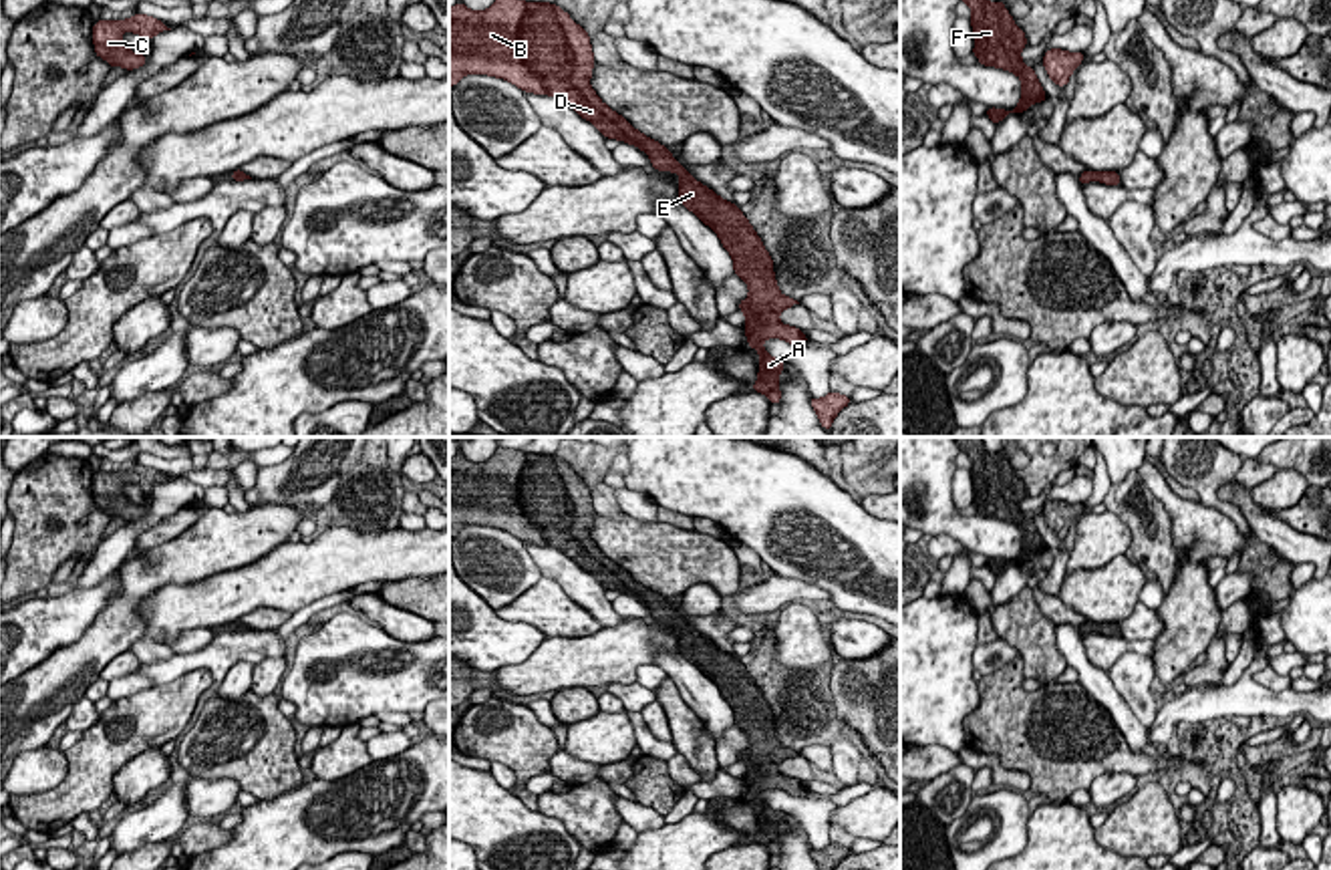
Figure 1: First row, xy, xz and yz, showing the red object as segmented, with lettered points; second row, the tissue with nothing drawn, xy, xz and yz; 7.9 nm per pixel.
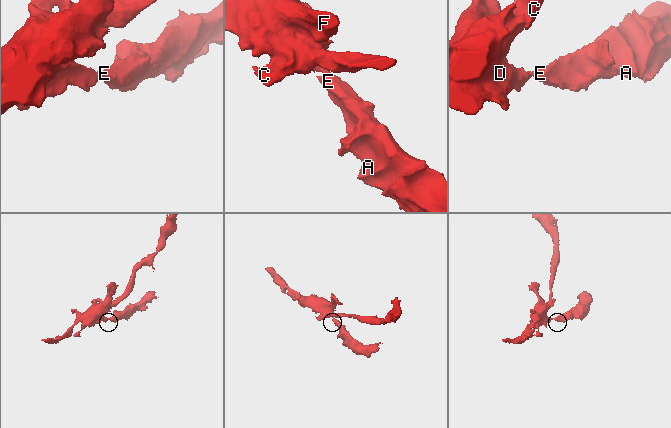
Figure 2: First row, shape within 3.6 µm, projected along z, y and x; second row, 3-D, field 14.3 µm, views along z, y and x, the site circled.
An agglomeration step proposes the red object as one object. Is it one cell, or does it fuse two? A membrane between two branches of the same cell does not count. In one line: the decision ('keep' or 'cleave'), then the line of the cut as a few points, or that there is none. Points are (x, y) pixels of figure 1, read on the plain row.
keep | no cut

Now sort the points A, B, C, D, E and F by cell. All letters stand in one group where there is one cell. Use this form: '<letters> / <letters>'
A B C D E F

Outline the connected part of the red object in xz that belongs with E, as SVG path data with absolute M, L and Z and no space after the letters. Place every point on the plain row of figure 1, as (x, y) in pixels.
M497 447L481 463L463 453L449 459L449 538L465 526L503 530L524 544L550 546L596 576L606 590L618 590L642 600L658 622L679 626L679 650L721 691L733 709L733 723L747 733L749 747L739 753L745 765L749 800L761 808L757 834L779 856L779 824L785 814L773 810L763 791L781 789L805 795L809 789L779 771L779 763L799 755L783 747L775 733L773 711L739 657L719 648L697 632L658 592L636 582L622 566L600 552L590 538L594 505L588 483L558 455L524 453Z

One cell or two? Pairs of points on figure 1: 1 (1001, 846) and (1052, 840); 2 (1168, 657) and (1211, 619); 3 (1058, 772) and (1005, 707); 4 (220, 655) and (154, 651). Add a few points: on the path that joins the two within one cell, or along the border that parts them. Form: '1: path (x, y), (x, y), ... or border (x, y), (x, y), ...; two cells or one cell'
1: border (1031, 814), (1023, 848); two cells
2: path (1174, 643), (1176, 635), (1197, 619); one cell
3: path (1042, 758), (1029, 748), (1015, 723); one cell
4: border (176, 653), (141, 663); two cells

